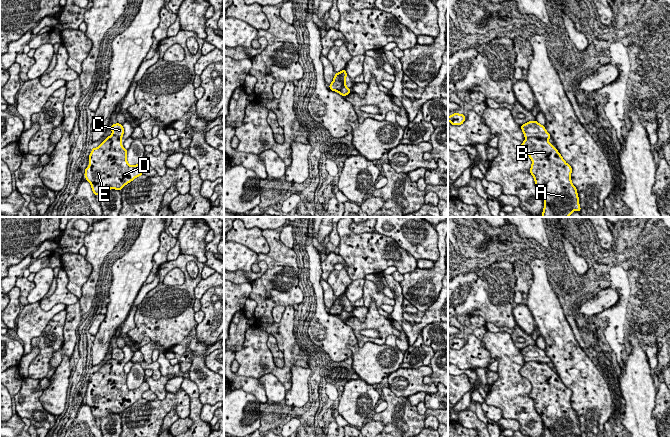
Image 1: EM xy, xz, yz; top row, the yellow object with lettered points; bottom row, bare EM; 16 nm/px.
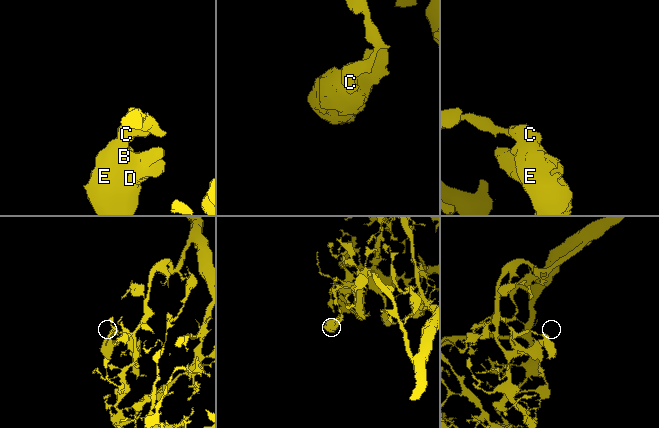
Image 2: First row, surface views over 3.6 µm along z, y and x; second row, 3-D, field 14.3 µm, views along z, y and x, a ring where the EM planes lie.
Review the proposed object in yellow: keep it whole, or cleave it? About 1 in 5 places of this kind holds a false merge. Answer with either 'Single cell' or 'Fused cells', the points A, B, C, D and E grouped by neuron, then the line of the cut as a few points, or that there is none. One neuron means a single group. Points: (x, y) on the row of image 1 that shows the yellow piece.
Fused cells. Groups: A B D E / C. Split along yz (526, 137), (543, 137), (547, 140)

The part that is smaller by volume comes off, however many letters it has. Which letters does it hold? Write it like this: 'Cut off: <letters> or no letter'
Cut off: A, B, D, E

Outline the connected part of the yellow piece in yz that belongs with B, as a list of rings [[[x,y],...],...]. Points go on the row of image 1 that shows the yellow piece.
[[[529,137],[524,140],[520,150],[532,160],[530,174],[544,199],[544,209],[541,217],[569,217],[573,211],[580,212],[579,197],[576,187],[571,181],[572,168],[565,162],[557,149],[541,137]]]

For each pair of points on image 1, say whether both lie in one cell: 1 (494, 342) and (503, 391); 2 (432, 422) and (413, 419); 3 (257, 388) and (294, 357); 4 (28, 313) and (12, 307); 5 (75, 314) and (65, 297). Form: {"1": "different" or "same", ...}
{"1": "same", "2": "different", "3": "different", "4": "different", "5": "different"}

